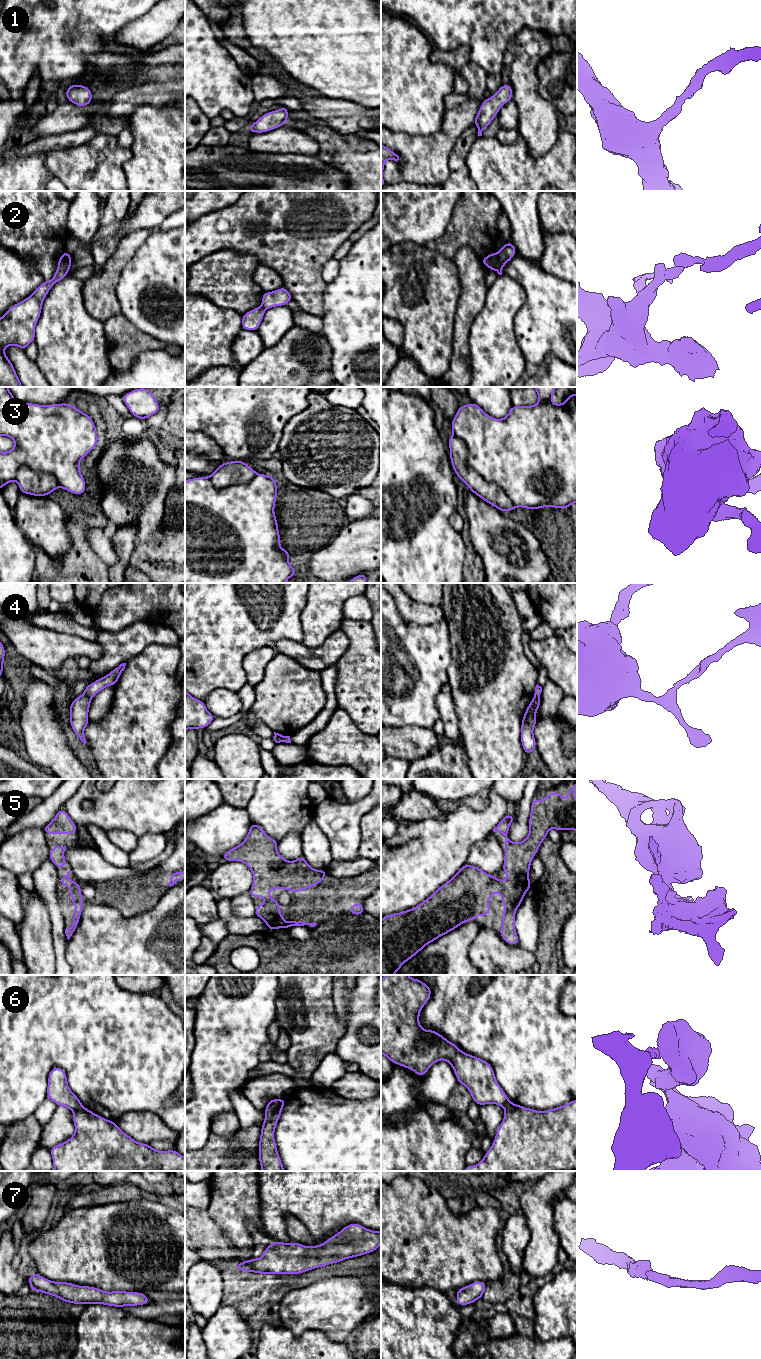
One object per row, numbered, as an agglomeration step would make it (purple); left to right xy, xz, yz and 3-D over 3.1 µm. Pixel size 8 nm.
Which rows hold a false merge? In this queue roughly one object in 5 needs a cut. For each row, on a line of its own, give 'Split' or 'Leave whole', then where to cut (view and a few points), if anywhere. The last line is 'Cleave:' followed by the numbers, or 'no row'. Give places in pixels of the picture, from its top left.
1: Leave whole. No split
2: Split. Split along yz (496, 253), (497, 269)
3: Split. Split along yz (453, 433), (466, 446), (467, 462), (515, 506)
4: Split. Split along xy (84, 693), (91, 698)
5: Leave whole. No split
6: Split. Split along xy (82, 1106), (73, 1110)
7: Leave whole. No split
Cleave: 2, 3, 4, 6

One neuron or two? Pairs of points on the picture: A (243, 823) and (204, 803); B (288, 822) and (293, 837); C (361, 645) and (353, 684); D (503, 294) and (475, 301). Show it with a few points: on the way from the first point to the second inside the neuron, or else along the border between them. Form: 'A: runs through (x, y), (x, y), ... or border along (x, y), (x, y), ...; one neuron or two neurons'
A: border along (223, 801), (195, 821); two neurons
B: border along (300, 833), (288, 832), (278, 842); two neurons
C: runs through (361, 655), (361, 674); one neuron
D: border along (487, 288), (484, 305), (473, 320); two neurons

